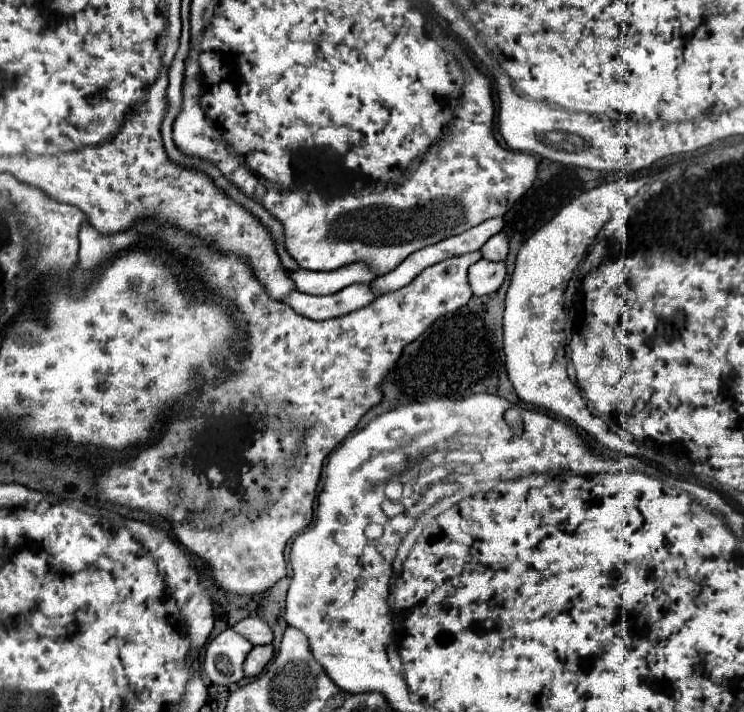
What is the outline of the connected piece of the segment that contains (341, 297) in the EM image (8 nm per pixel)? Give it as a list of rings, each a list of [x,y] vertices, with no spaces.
[[[355,283],[335,295],[307,295],[307,293],[291,293],[285,297],[285,303],[293,307],[299,315],[309,319],[335,319],[345,313],[363,309],[371,305],[379,295],[373,291],[369,283]]]

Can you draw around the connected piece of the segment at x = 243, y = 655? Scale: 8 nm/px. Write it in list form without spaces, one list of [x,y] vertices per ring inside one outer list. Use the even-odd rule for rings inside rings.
[[[225,629],[205,649],[203,669],[207,677],[217,685],[231,685],[243,679],[243,663],[253,649],[251,641]]]

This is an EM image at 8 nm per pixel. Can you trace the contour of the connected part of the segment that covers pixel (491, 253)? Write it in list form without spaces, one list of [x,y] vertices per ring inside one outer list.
[[[505,233],[493,235],[493,237],[481,247],[483,259],[487,259],[487,261],[503,261],[503,259],[507,257],[507,251],[509,251],[509,241],[507,241],[507,235],[505,235]]]

